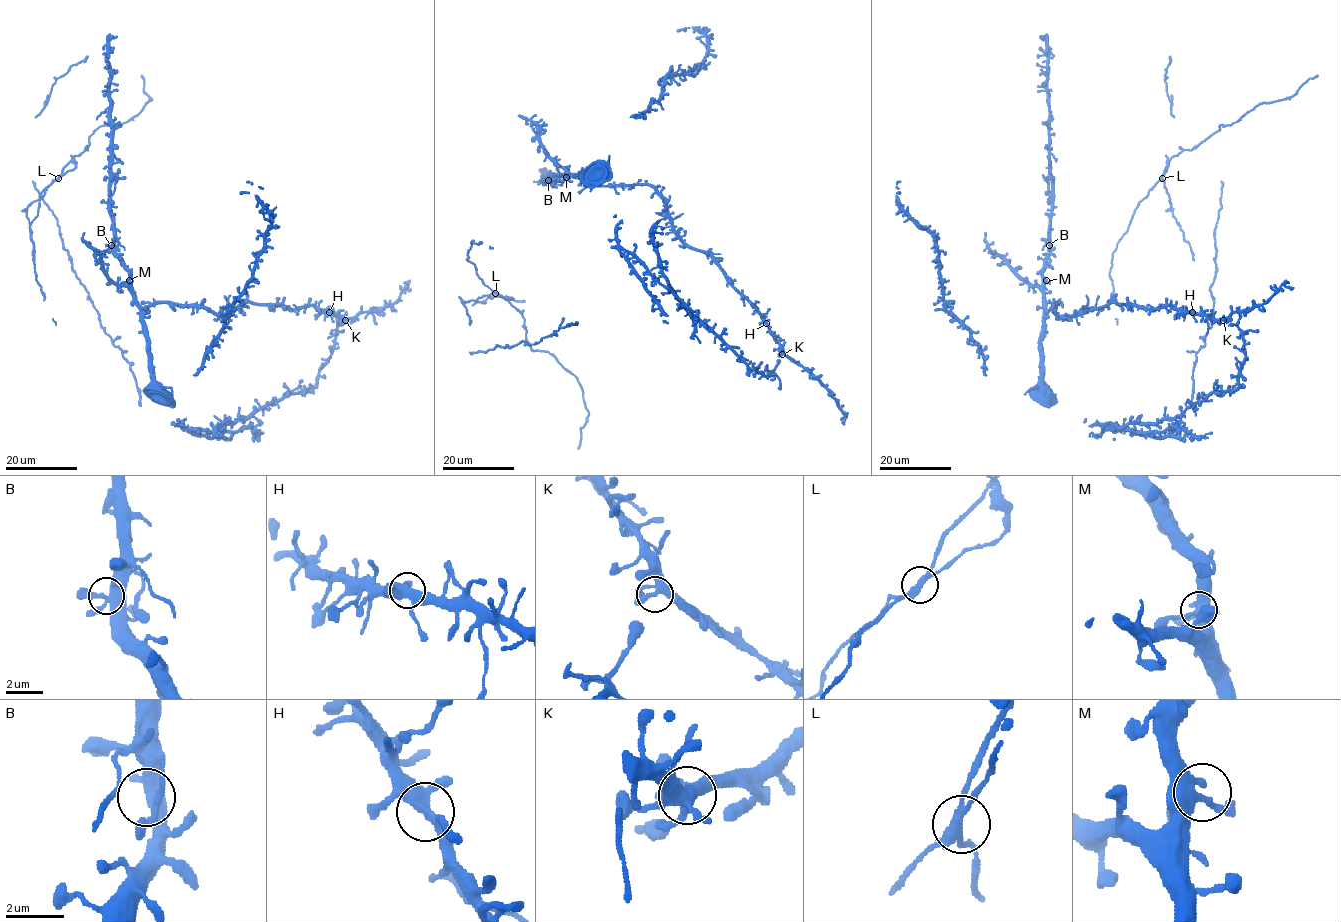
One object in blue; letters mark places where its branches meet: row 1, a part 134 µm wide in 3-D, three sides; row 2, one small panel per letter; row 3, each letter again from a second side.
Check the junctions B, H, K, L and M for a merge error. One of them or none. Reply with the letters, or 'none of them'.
L

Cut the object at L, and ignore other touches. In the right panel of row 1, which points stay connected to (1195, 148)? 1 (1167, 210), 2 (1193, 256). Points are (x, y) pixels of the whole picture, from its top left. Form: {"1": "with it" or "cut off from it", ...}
{"1": "cut off from it", "2": "cut off from it"}

